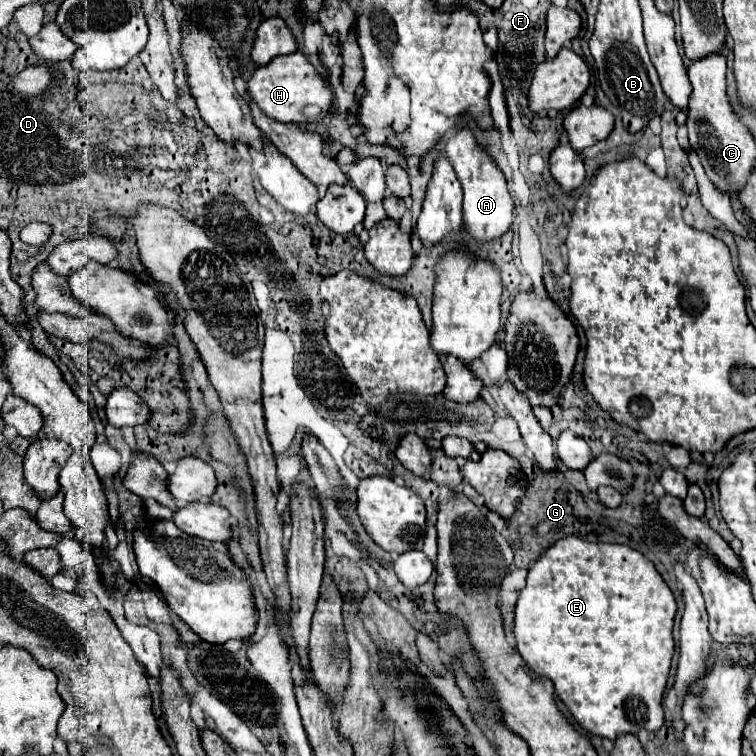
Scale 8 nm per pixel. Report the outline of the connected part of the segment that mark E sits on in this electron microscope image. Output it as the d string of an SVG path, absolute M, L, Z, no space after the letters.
M577 536L561 538L545 554L541 554L537 564L529 570L527 586L519 592L517 606L515 606L517 652L525 658L525 662L537 674L547 676L547 678L551 678L555 682L557 696L569 706L569 712L573 714L573 718L581 726L585 726L585 730L589 730L591 734L615 740L621 734L637 734L641 728L659 730L661 724L663 724L661 698L663 698L663 690L665 690L665 684L667 684L671 658L673 658L673 652L675 652L675 644L673 644L673 636L671 636L675 612L677 612L677 602L675 602L669 586L665 584L661 574L655 570L653 562L647 560L641 552L633 550L631 546L623 546L623 544L601 544L601 542L595 544L595 542L585 542L585 540L577 538Z

